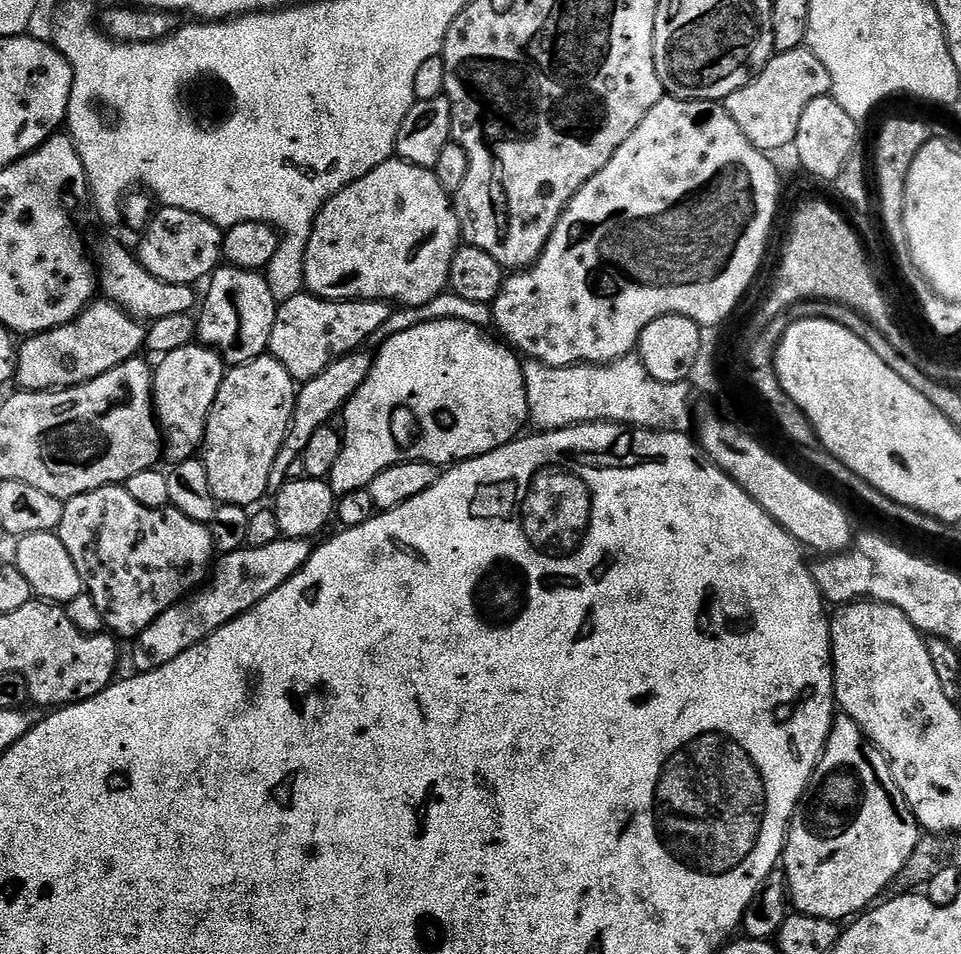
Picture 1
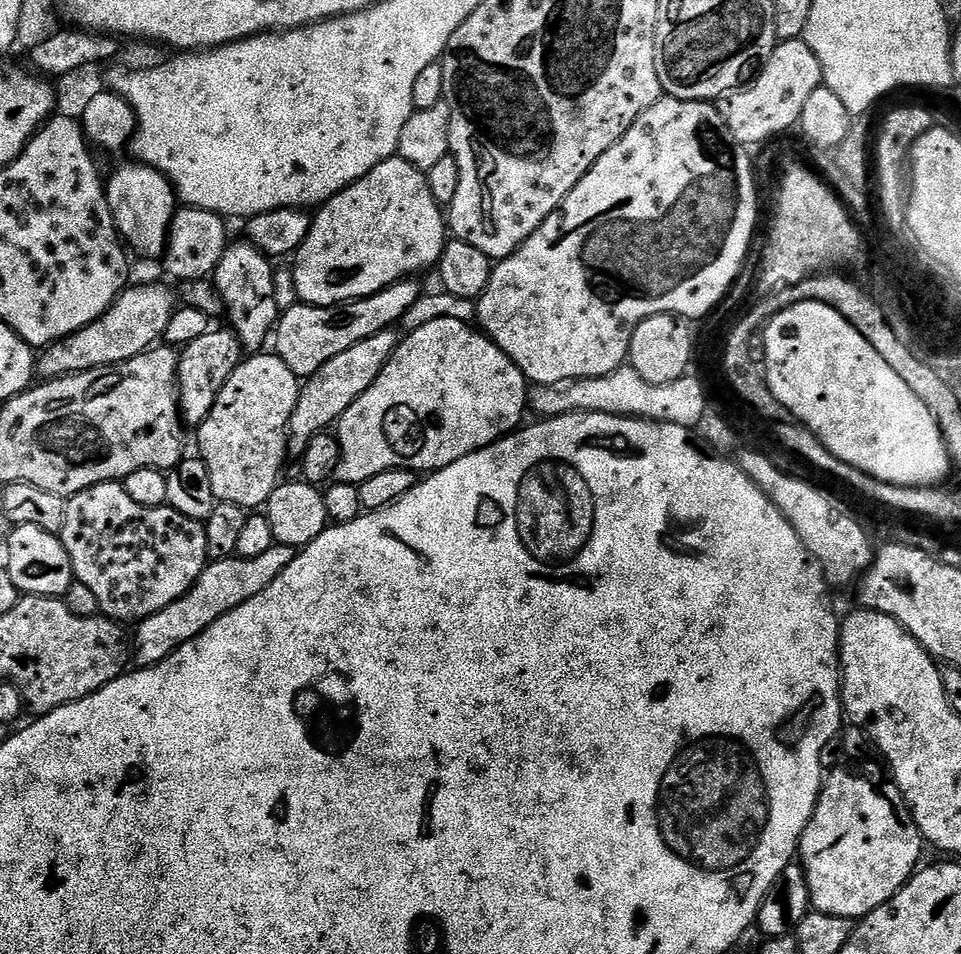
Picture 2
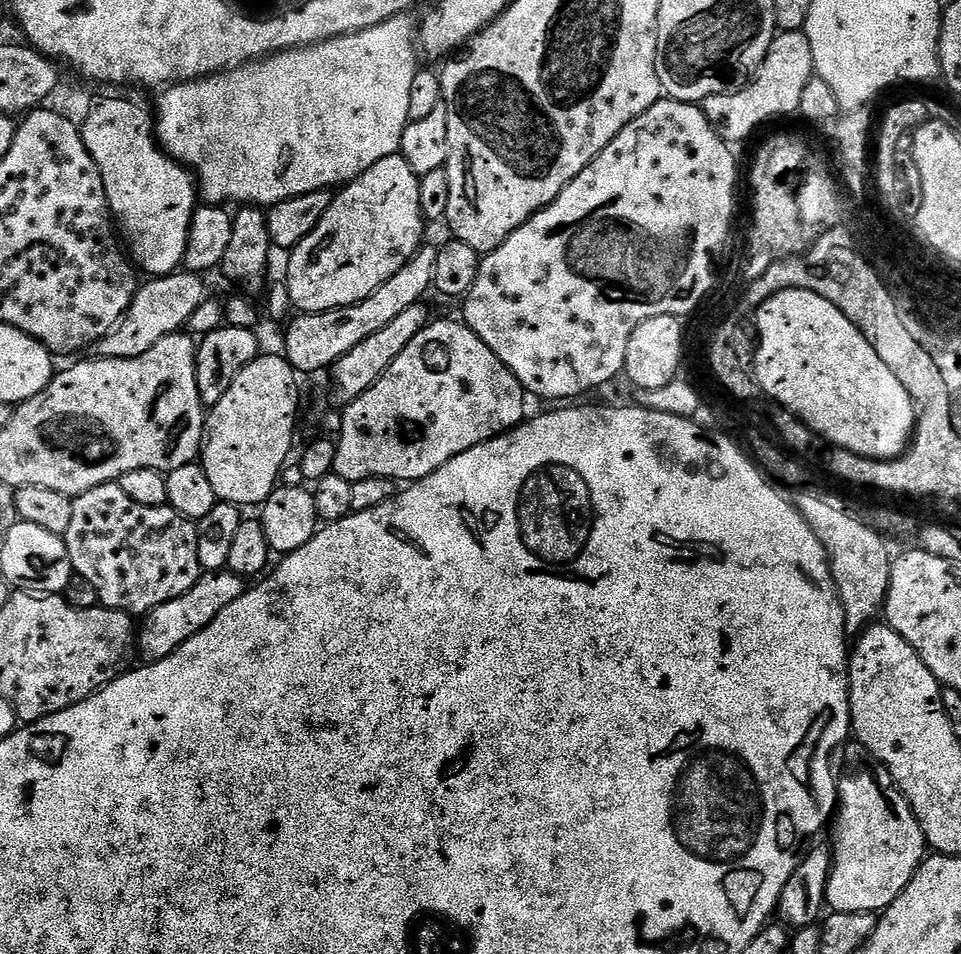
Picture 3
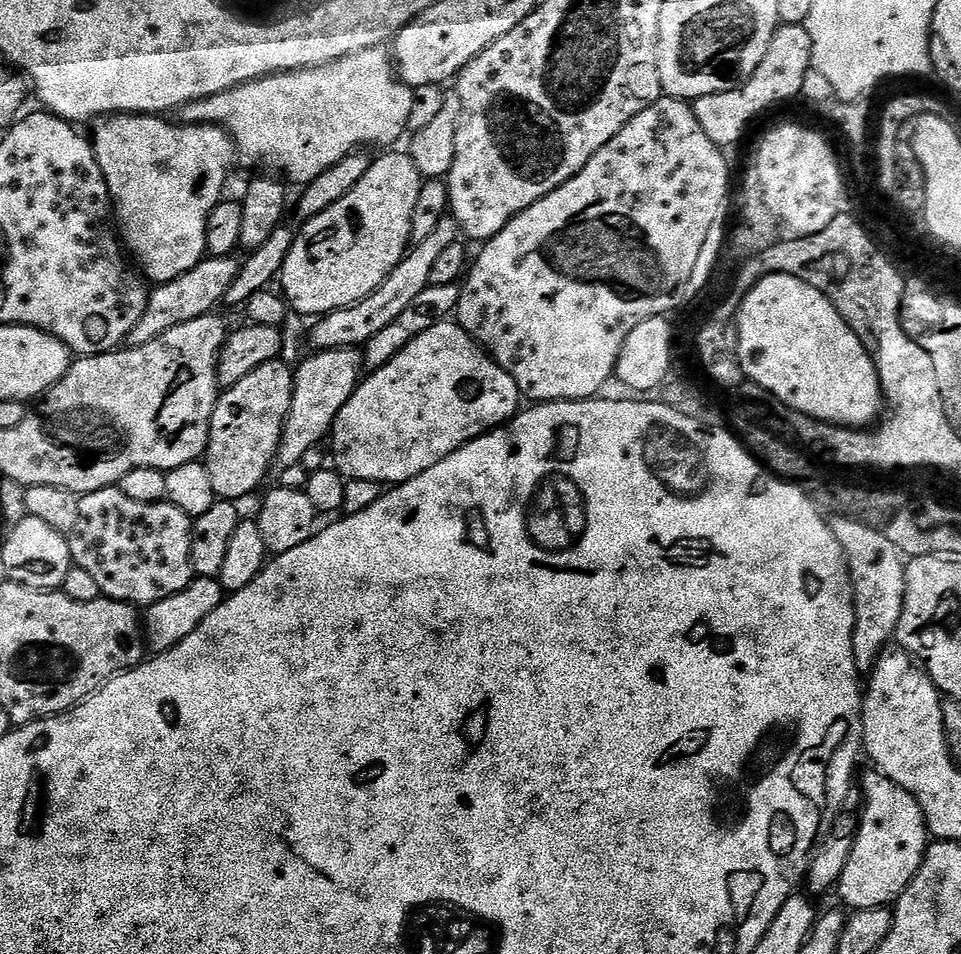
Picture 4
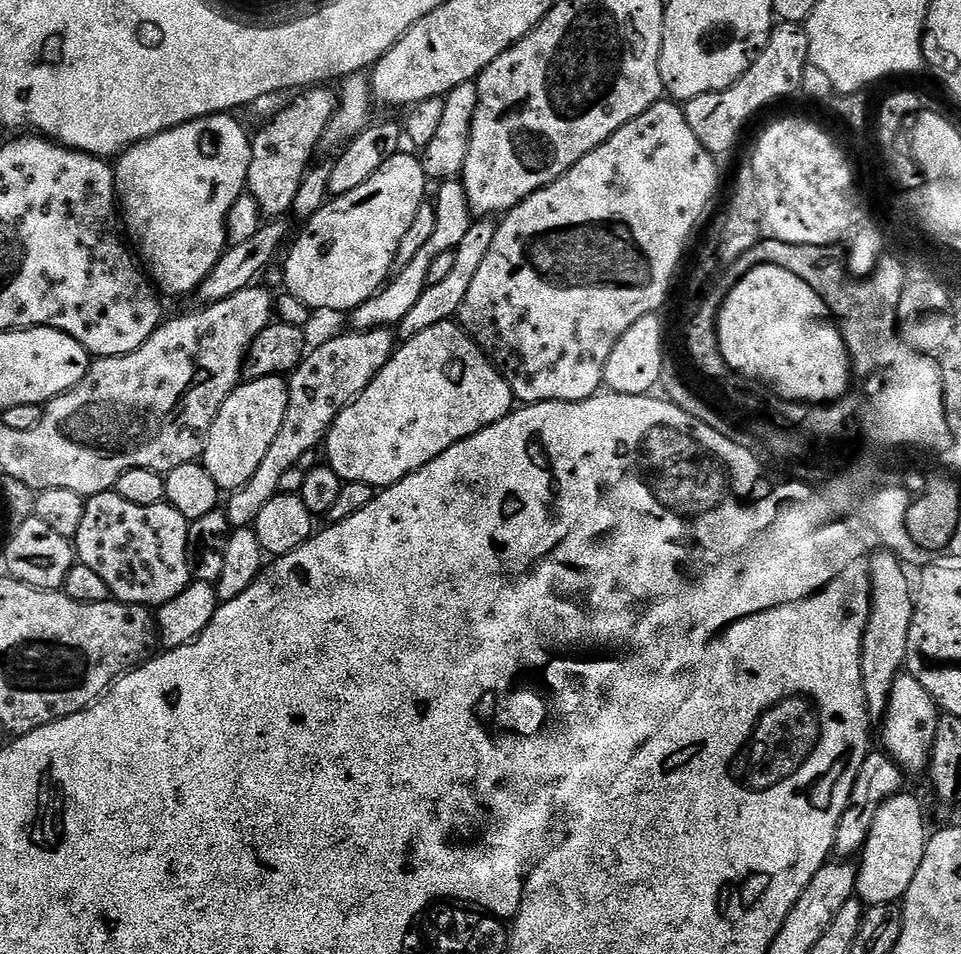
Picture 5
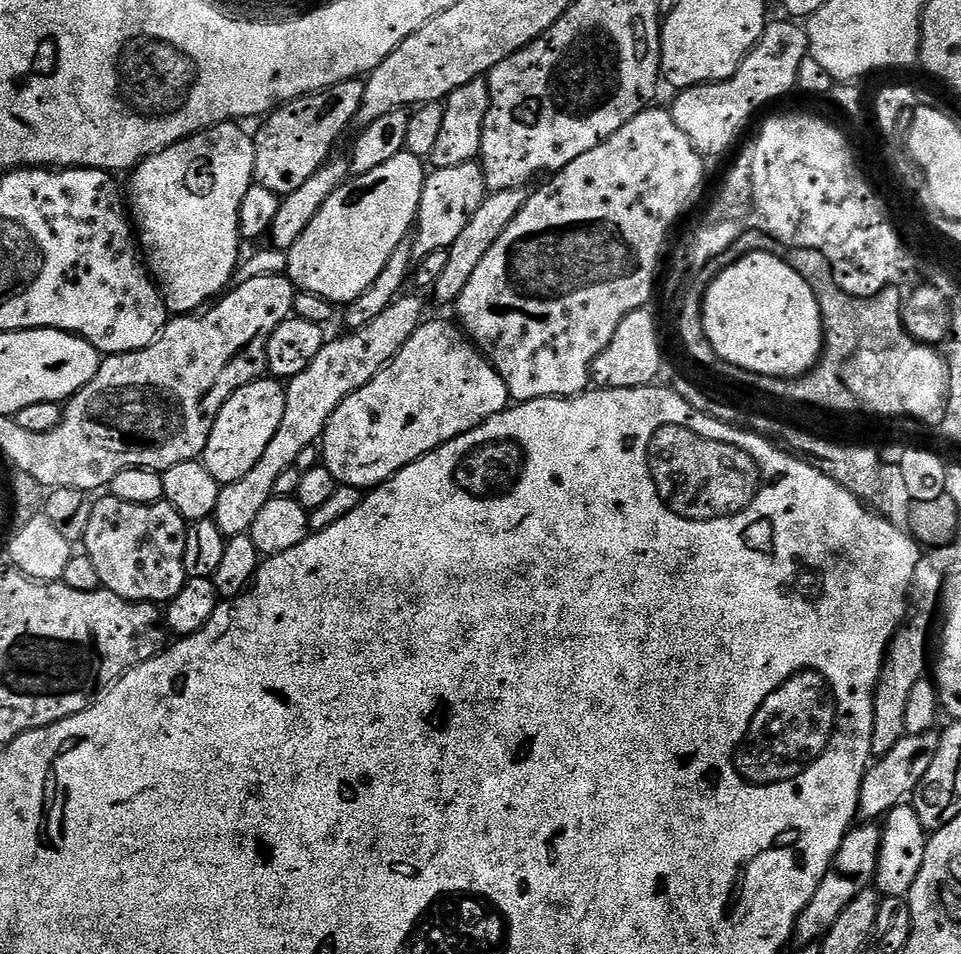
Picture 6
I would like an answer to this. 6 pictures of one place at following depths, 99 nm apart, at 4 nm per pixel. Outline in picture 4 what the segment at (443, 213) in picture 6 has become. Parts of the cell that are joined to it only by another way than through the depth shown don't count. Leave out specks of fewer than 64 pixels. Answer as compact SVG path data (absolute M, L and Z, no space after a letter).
M445 218L438 222L438 230L432 231L428 237L415 245L405 255L403 262L392 271L382 282L377 292L372 292L365 300L360 301L354 308L343 308L337 312L330 312L319 317L312 328L312 348L323 350L325 348L355 348L364 346L368 340L374 338L380 330L390 326L392 322L407 307L411 306L418 294L422 294L430 285L430 270L434 267L435 260L440 257L442 250L457 243L458 229L455 220Z

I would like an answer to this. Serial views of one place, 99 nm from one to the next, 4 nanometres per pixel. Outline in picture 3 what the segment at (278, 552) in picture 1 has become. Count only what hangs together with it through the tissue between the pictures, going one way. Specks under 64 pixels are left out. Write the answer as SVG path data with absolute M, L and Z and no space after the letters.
M227 570L204 572L198 578L198 582L194 582L194 586L186 590L186 594L178 598L170 598L170 602L162 602L162 606L158 606L143 617L138 628L139 659L151 662L166 658L171 652L178 650L182 642L194 638L194 634L210 626L210 622L214 622L214 618L218 618L218 614L222 614L222 610L226 610L226 606L230 606L230 602L234 602L245 590L245 577Z

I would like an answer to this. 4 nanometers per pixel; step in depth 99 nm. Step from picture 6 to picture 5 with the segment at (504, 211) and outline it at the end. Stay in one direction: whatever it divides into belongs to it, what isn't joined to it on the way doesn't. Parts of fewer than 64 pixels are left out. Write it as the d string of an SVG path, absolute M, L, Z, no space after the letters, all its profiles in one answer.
M478 220L472 224L469 233L462 238L462 242L455 250L454 267L449 277L445 281L425 288L422 297L414 304L410 313L406 314L402 322L396 326L396 334L401 341L416 337L432 326L453 319L459 313L461 304L465 300L466 290L470 290L470 284L474 282L474 274L478 272L482 258L489 253L490 242L494 240L495 233L496 228L491 221Z

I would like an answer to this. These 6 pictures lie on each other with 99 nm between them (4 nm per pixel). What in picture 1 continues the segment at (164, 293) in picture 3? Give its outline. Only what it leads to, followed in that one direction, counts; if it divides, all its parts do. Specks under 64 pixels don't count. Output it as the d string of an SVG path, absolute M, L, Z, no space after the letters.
M97 298L84 309L84 313L54 330L39 332L27 337L19 345L16 354L15 383L25 392L55 392L57 388L73 388L79 384L90 382L106 370L114 370L114 366L122 366L122 362L137 359L146 344L146 328L141 321L126 314L119 306L107 298Z

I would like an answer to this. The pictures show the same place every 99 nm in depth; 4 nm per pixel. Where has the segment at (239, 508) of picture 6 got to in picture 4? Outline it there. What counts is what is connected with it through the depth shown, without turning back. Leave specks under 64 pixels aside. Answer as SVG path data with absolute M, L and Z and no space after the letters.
M359 347L325 348L311 354L313 356L306 357L294 368L294 394L290 402L290 414L284 423L280 445L276 451L274 464L277 469L303 464L306 450L317 447L321 443L320 439L323 436L325 439L331 433L336 415L354 394L365 371L364 354Z

